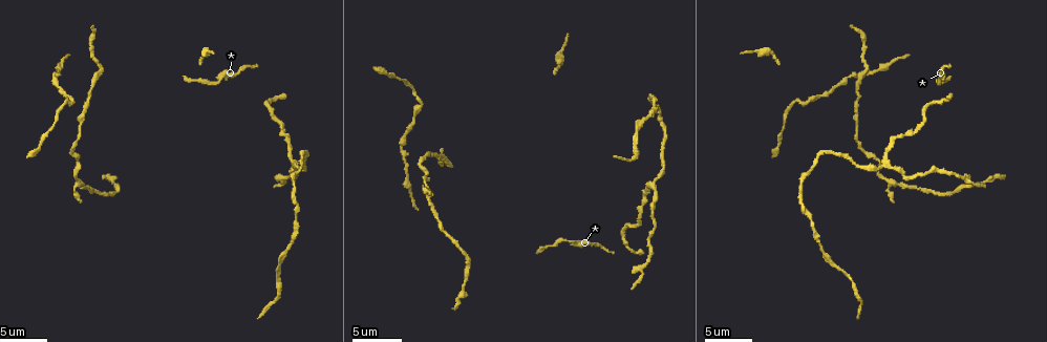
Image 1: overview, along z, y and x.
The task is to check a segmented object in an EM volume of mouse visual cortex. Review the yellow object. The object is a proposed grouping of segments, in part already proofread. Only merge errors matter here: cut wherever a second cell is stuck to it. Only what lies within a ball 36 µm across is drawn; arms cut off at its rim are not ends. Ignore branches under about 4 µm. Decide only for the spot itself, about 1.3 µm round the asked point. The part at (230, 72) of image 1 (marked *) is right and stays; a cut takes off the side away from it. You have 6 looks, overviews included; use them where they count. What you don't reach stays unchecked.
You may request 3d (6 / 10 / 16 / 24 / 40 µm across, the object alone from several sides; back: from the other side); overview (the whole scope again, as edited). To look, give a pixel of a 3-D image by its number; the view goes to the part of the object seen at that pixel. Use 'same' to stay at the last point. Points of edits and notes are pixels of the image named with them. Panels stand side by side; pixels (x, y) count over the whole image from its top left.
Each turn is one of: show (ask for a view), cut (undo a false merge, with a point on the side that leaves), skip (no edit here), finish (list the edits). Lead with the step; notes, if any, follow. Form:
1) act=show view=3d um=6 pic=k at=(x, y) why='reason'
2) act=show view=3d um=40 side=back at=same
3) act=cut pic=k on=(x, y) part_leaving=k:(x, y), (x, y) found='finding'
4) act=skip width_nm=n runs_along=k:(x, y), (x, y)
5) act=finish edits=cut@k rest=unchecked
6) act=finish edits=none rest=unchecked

act=show view=3d um=10 pic=1 at=(101, 66)

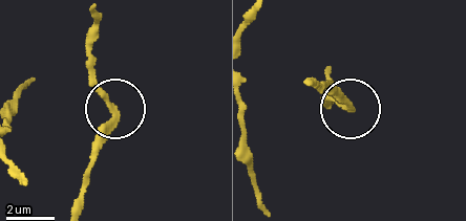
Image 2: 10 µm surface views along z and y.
act=skip width_nm=290 found='all the same cell'

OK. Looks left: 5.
act=show view=3d um=6 pic=1 at=(75, 174) why='sudden change in width'

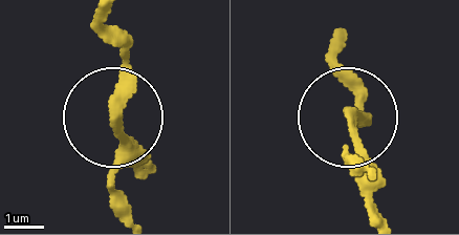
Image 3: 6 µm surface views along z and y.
act=skip width_nm=250 found='continuous, no second cell'

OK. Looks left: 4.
act=show view=3d um=10 pic=1 at=(887, 164) why='arms part here'

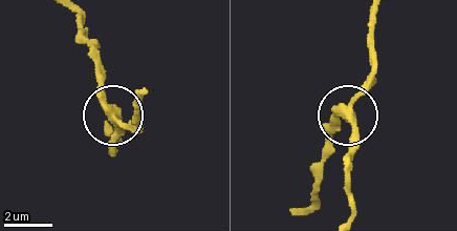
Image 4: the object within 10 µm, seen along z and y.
act=skip found='continuous, no second cell'

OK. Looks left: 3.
act=finish edits=none rest=unchecked

